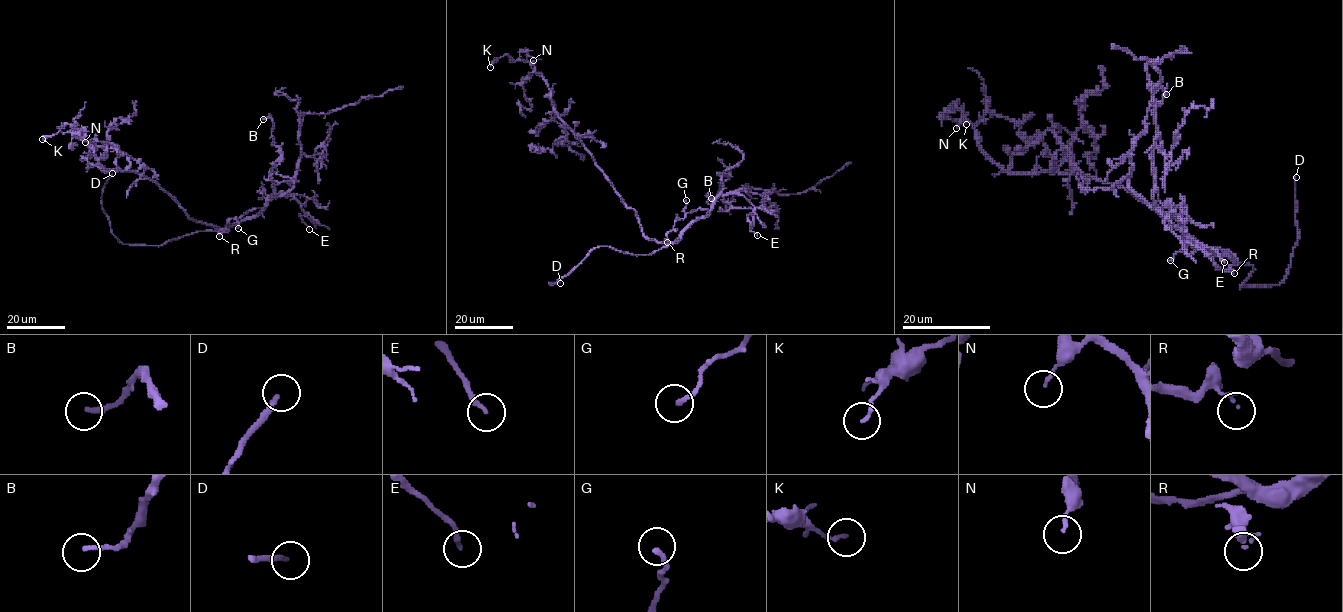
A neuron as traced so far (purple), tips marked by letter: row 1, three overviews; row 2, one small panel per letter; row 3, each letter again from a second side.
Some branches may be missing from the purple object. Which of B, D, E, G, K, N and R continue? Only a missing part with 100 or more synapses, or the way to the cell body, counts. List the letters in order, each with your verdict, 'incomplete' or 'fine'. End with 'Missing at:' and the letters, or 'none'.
B: fine
D: incomplete
E: fine
G: fine
K: fine
N: fine
R: fine
Missing at: D

